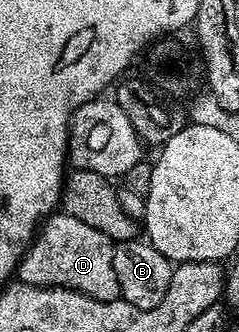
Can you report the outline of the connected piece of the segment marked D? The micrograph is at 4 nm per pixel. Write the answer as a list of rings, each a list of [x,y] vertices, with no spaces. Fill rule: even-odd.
[[[53,213],[45,218],[36,238],[20,258],[19,282],[35,287],[65,287],[109,303],[120,298],[118,277],[114,277],[113,246],[113,240],[98,233],[98,229],[90,229],[90,225],[69,215]]]

